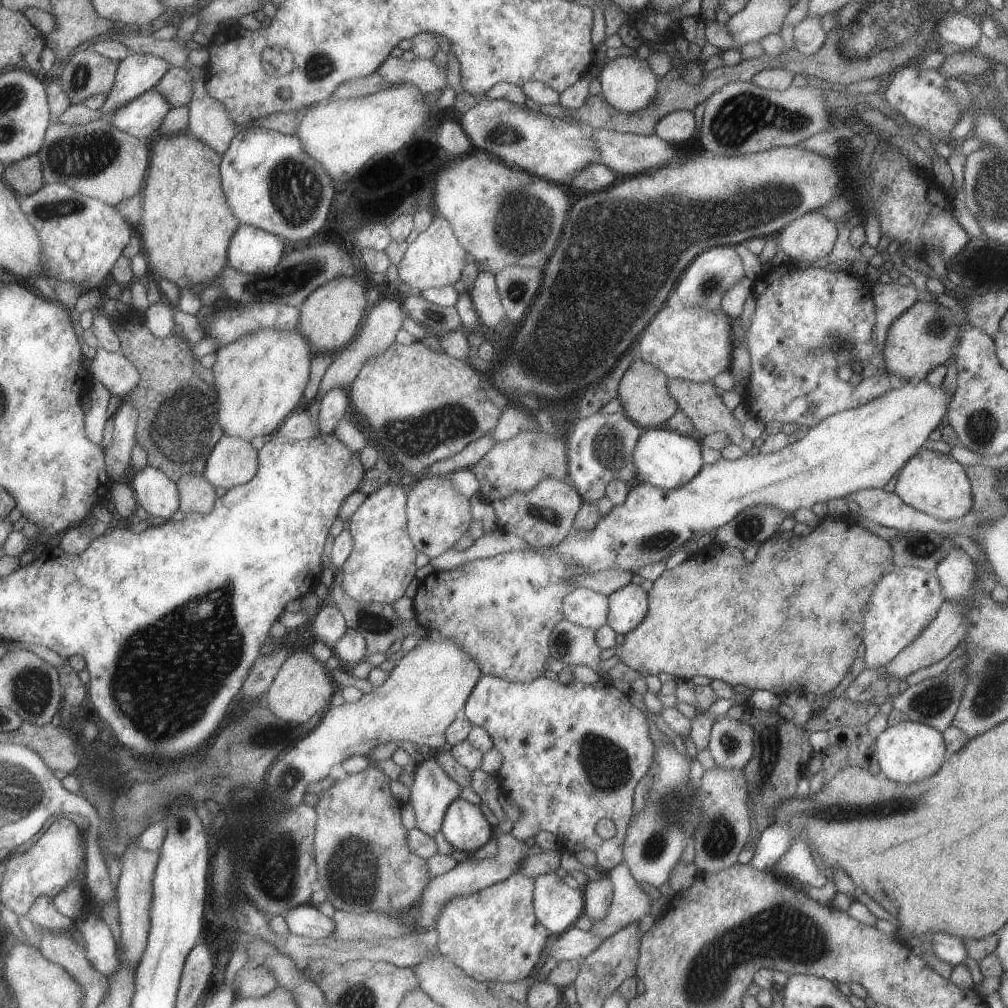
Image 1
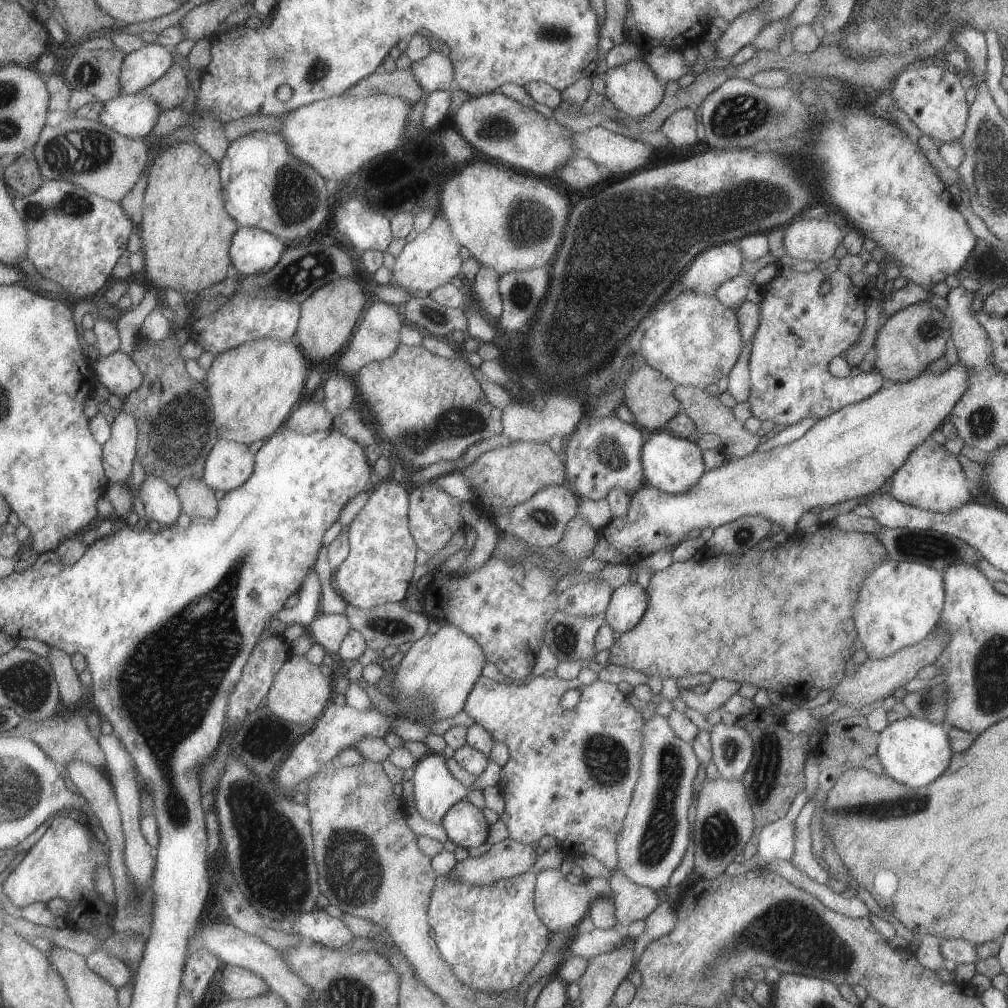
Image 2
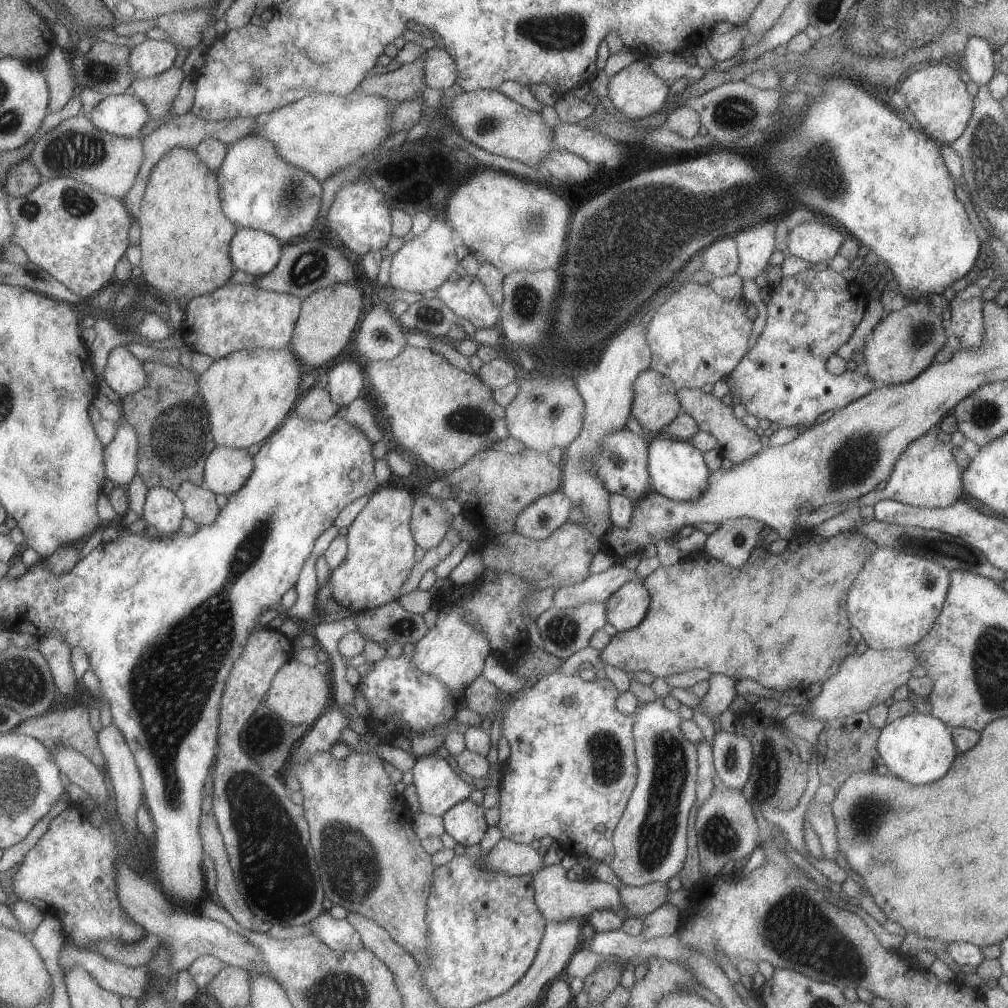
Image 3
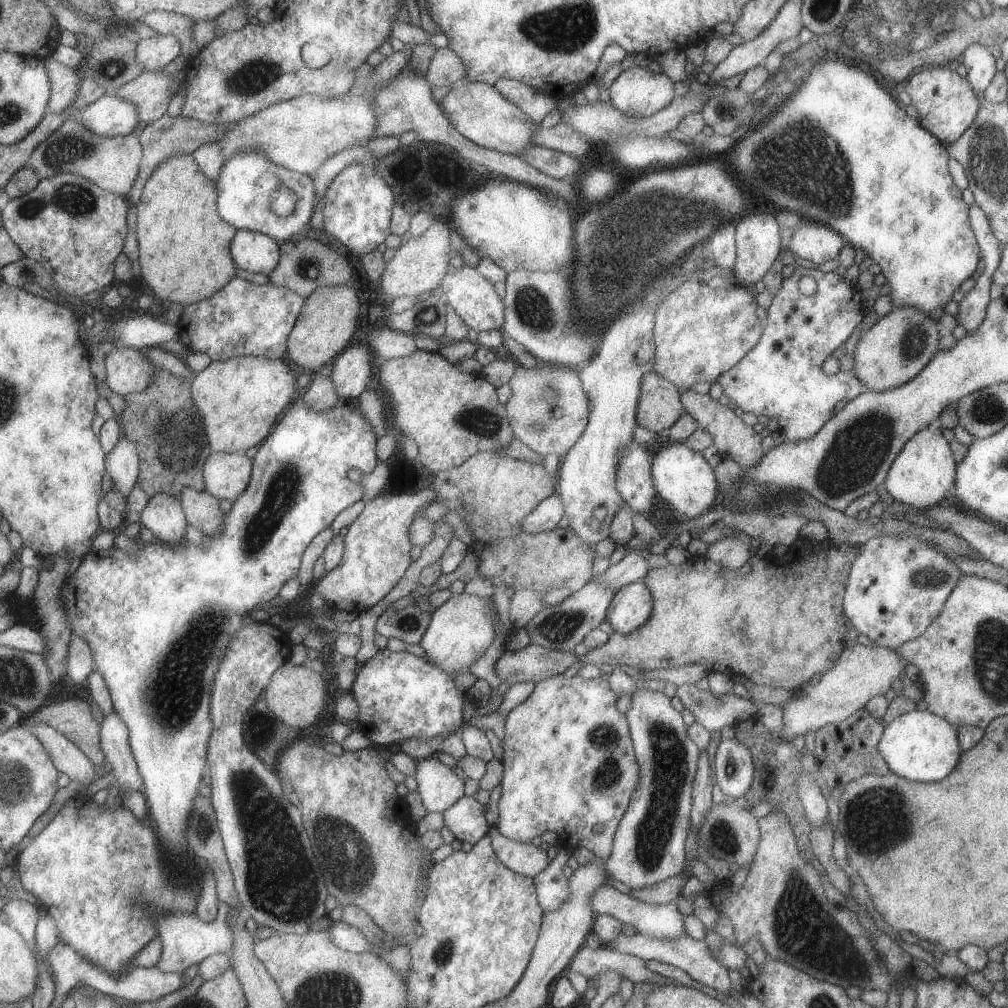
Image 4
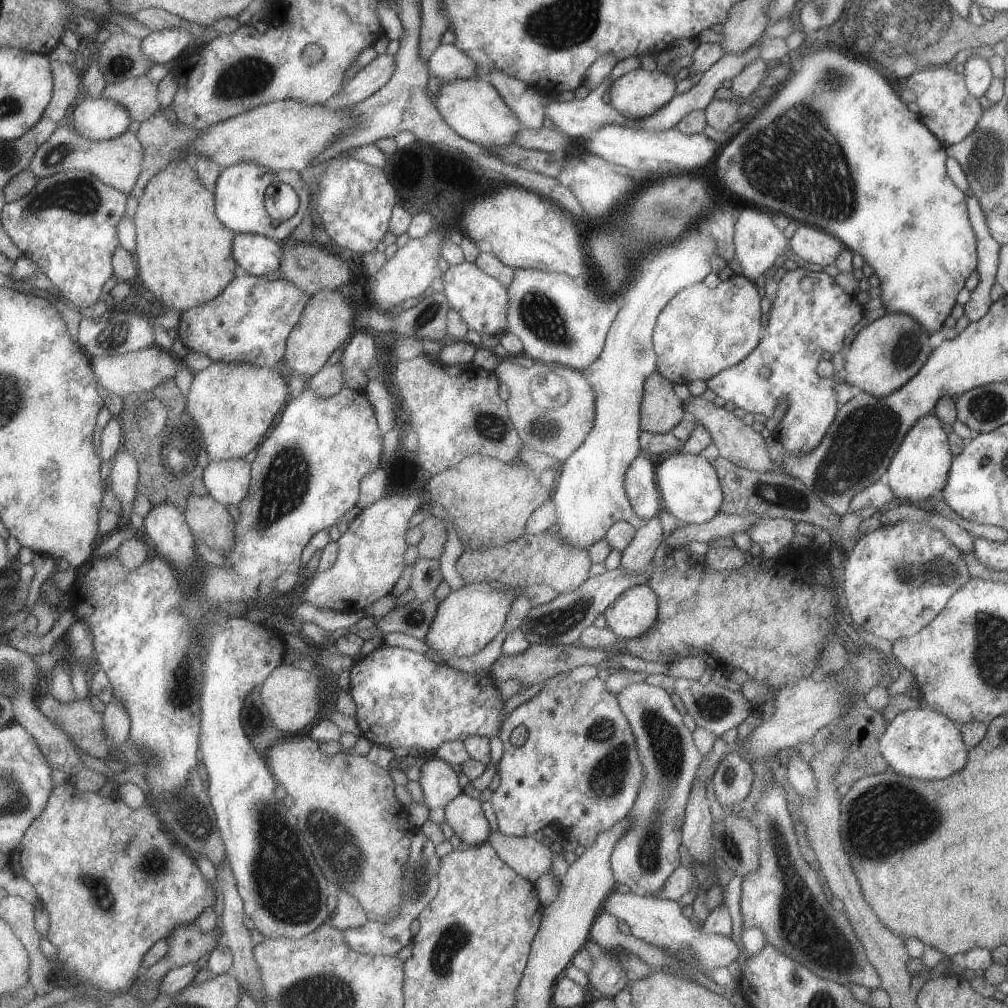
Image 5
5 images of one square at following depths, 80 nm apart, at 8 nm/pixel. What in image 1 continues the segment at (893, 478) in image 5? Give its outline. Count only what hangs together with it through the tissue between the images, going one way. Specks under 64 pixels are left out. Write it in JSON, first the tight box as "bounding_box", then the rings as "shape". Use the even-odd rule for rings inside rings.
{"bounding_box":[893,449,972,520],"shape":[[[920,449],[915,456],[907,460],[899,470],[893,493],[910,508],[938,520],[959,519],[972,508],[972,493],[964,467],[951,456],[935,450]]]}

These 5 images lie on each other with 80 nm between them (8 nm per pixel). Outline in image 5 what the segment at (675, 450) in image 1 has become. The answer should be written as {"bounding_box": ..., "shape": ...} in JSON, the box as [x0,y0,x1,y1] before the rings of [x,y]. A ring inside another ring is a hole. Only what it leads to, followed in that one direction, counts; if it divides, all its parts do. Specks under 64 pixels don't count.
{"bounding_box":[655,453,723,524],"shape":[[[669,453],[655,468],[655,480],[661,507],[683,524],[703,524],[714,518],[721,508],[723,490],[720,488],[715,470],[711,463],[695,454]]]}

